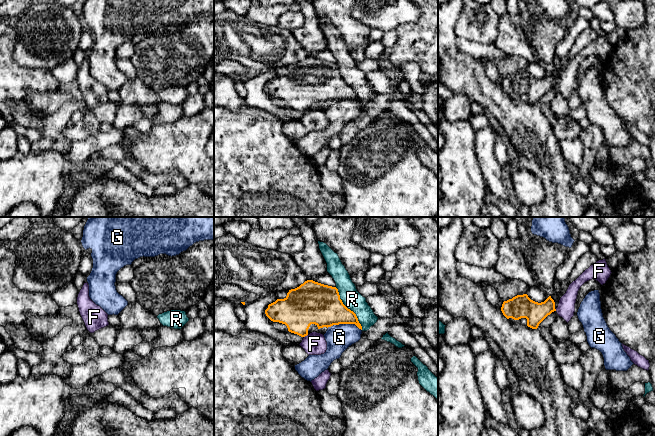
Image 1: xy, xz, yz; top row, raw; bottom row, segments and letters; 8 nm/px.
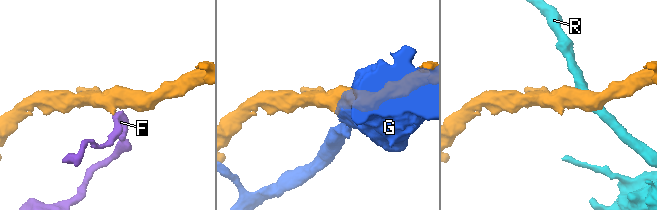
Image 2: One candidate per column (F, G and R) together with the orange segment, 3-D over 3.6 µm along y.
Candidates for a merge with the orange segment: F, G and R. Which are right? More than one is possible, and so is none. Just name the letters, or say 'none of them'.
none of them

